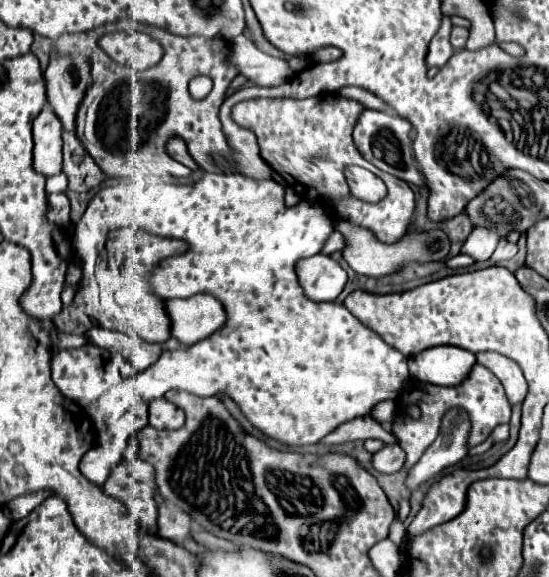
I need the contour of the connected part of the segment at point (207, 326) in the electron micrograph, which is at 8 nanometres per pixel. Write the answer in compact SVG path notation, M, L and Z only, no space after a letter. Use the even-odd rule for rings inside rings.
M198 293L190 299L170 299L166 301L166 311L174 323L172 335L186 345L210 337L226 323L222 303L208 293Z

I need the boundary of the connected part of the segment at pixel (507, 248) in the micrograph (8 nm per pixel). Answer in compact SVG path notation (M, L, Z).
M502 239L500 241L500 245L498 245L498 249L496 249L496 257L494 257L494 261L504 261L504 259L512 259L514 255L516 255L516 251L518 251L518 245L512 245L512 243L508 243L506 239Z

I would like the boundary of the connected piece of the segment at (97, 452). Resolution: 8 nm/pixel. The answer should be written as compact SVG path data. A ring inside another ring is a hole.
M101 446L90 449L82 461L80 461L80 473L92 483L102 485L108 479L110 469L120 461L120 455L116 455L110 449L102 449Z

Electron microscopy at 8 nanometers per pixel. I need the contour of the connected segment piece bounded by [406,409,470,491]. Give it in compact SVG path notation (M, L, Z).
M450 409L442 417L440 435L426 449L422 459L410 469L406 485L414 491L424 481L440 475L446 467L456 465L468 455L468 435L470 419L464 409Z

